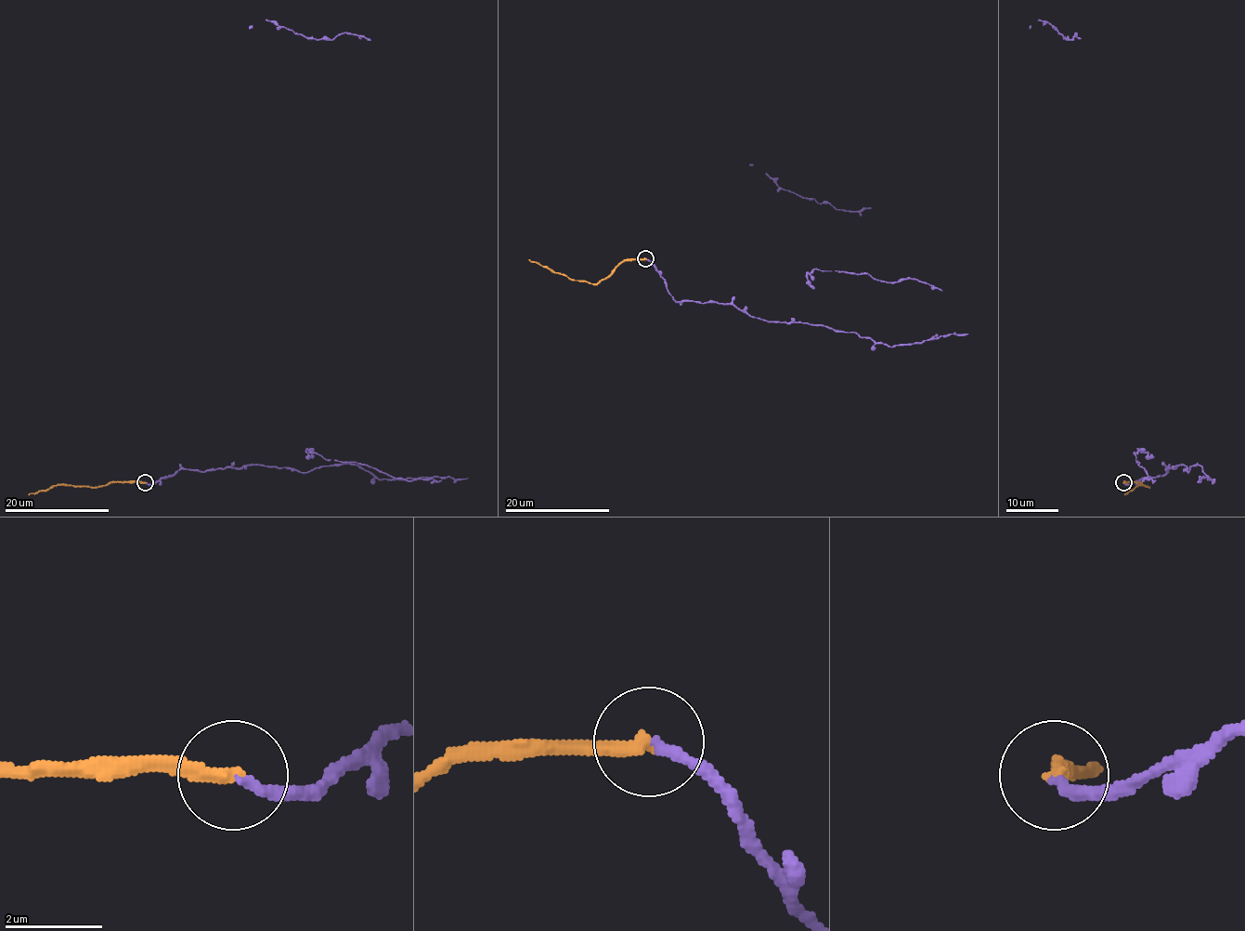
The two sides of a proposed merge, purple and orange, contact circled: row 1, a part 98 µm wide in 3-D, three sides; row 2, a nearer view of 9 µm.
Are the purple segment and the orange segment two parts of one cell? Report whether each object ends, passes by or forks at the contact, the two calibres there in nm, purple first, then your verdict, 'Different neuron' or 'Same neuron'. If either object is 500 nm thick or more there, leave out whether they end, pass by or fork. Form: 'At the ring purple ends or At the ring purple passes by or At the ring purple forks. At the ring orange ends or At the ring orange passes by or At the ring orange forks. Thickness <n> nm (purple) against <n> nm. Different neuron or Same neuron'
At the ring purple ends. At the ring orange ends. Thickness 190 nm (purple) against 280 nm. Different neuron

